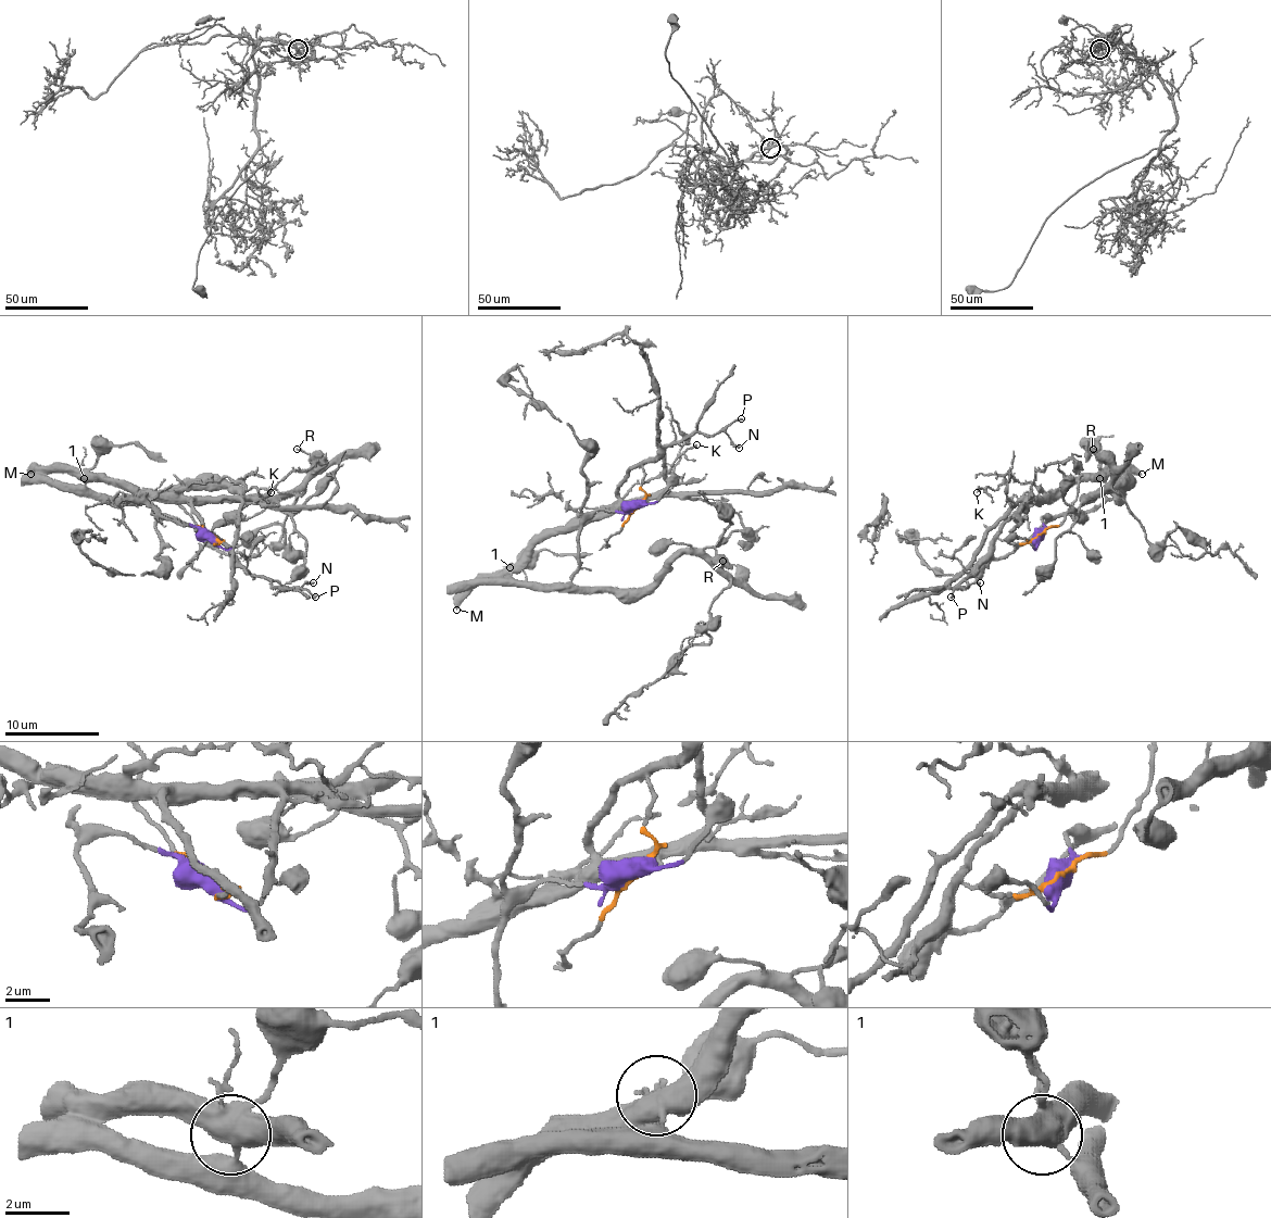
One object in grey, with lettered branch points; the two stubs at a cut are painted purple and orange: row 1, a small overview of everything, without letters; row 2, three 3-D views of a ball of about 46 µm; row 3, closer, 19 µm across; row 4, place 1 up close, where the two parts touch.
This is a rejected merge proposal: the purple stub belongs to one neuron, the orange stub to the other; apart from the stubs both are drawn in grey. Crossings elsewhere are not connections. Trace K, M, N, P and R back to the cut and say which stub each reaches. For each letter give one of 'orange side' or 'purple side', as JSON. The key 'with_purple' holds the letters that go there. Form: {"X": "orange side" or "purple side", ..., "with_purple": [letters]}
{"K": "orange side", "M": "orange side", "N": "orange side", "P": "orange side", "R": "purple side", "with_purple": ["R"]}

